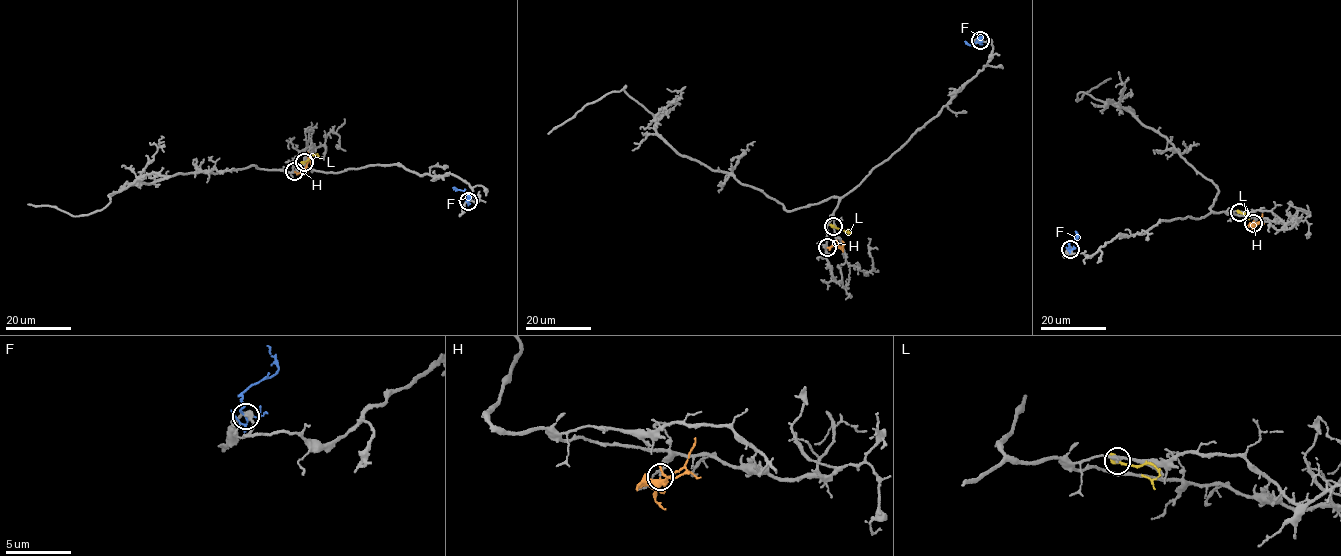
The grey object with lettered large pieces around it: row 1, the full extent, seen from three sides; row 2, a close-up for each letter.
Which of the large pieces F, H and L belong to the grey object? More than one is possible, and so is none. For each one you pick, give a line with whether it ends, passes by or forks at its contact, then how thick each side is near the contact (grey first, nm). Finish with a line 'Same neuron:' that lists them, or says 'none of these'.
Same neuron: none of these

